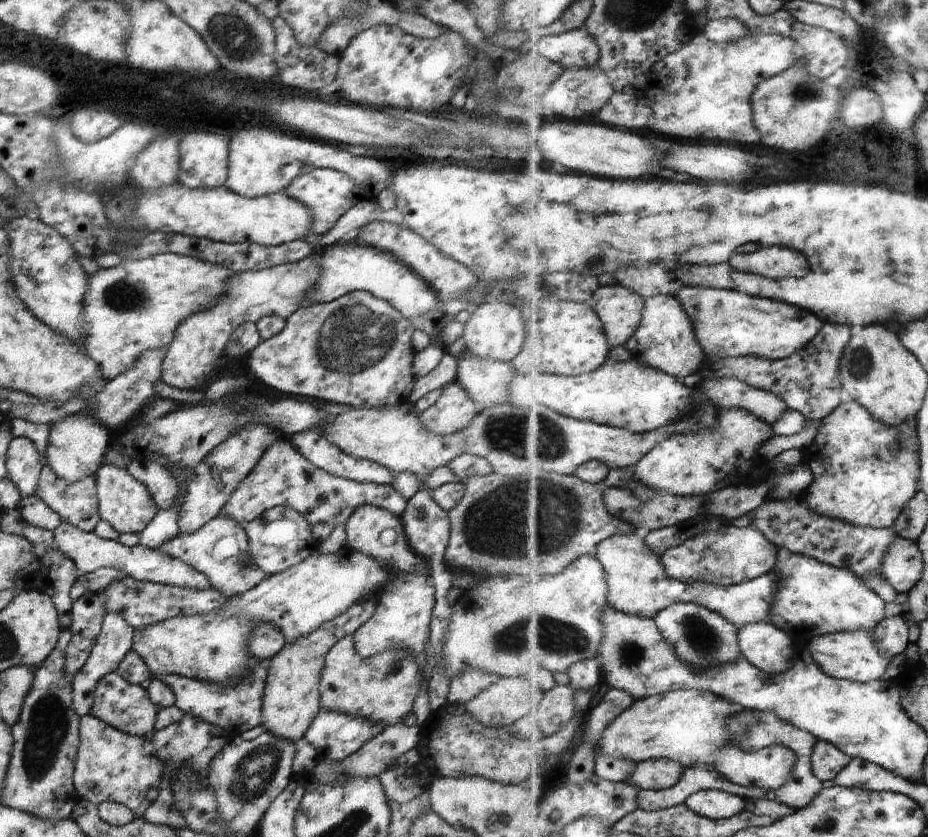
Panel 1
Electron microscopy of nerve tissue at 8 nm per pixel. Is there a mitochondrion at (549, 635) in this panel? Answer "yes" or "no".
yes

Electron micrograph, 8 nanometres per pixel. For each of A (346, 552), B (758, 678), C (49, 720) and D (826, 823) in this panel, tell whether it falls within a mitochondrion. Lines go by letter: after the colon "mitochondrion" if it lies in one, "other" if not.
A: other
B: other
C: mitochondrion
D: mitochondrion

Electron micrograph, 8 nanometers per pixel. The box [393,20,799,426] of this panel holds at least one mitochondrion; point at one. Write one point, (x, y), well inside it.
(714, 90)

